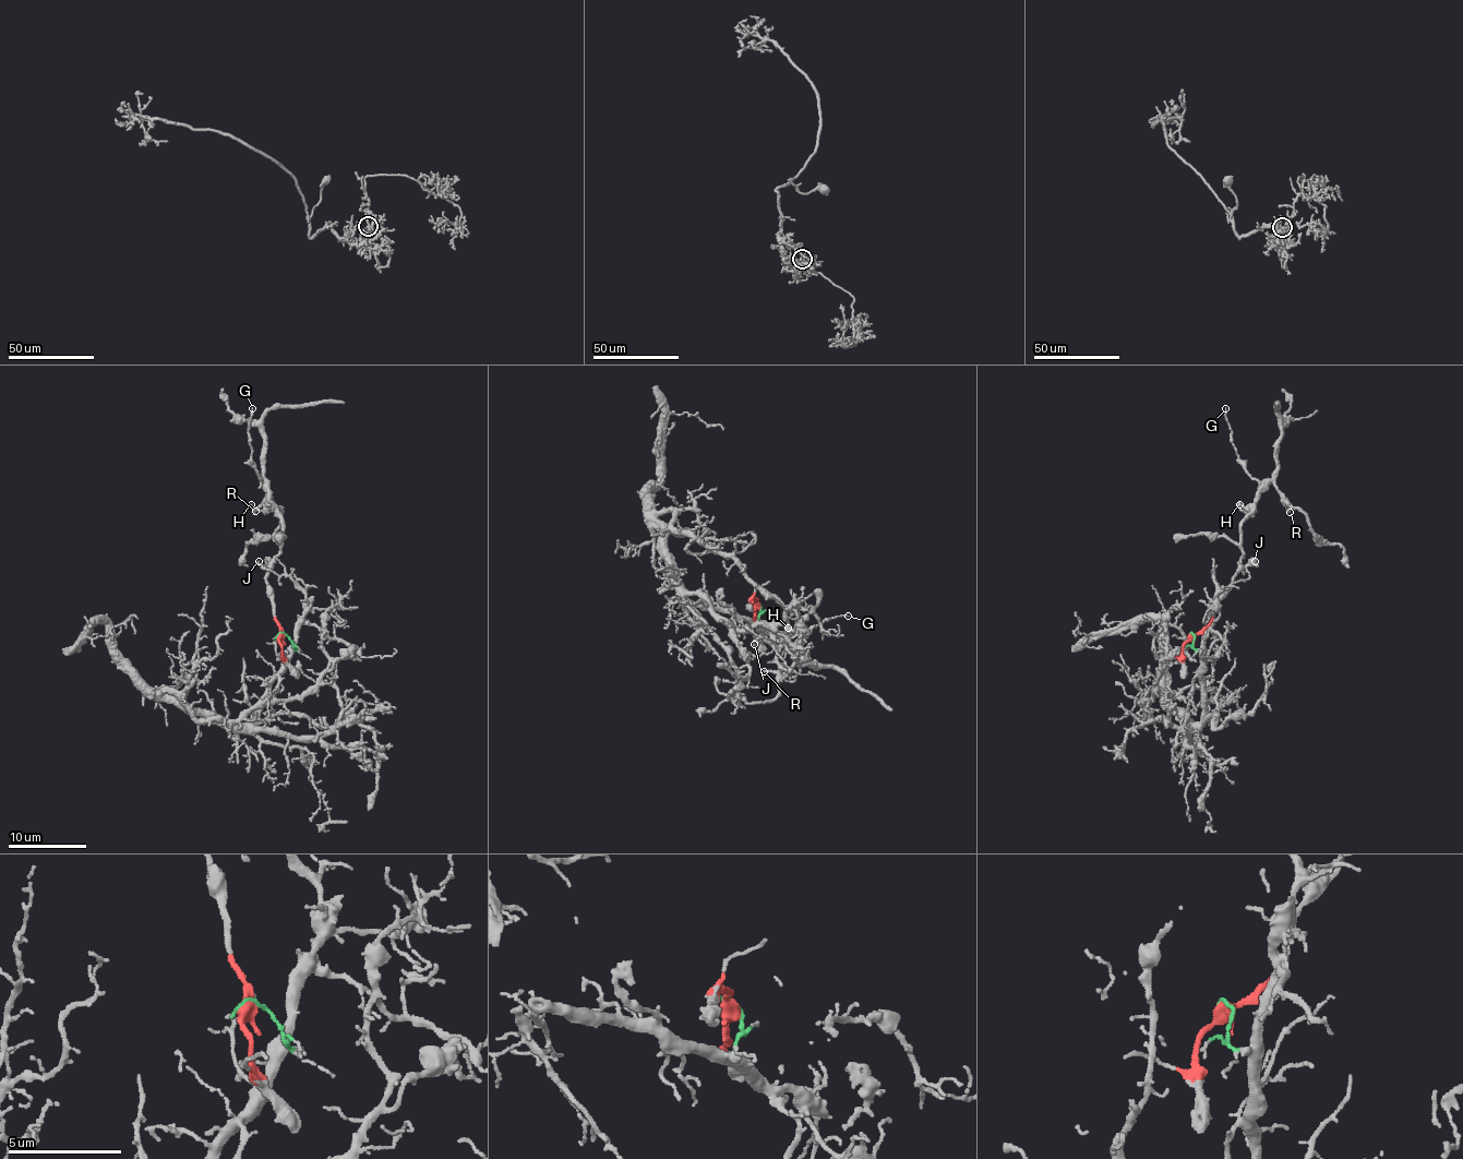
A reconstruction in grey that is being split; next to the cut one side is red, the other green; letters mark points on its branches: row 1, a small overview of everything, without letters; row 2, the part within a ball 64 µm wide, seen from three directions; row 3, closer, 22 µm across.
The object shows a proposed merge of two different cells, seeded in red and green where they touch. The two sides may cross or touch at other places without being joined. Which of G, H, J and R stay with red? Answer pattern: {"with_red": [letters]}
{"with_red": ["G", "H", "J", "R"]}

